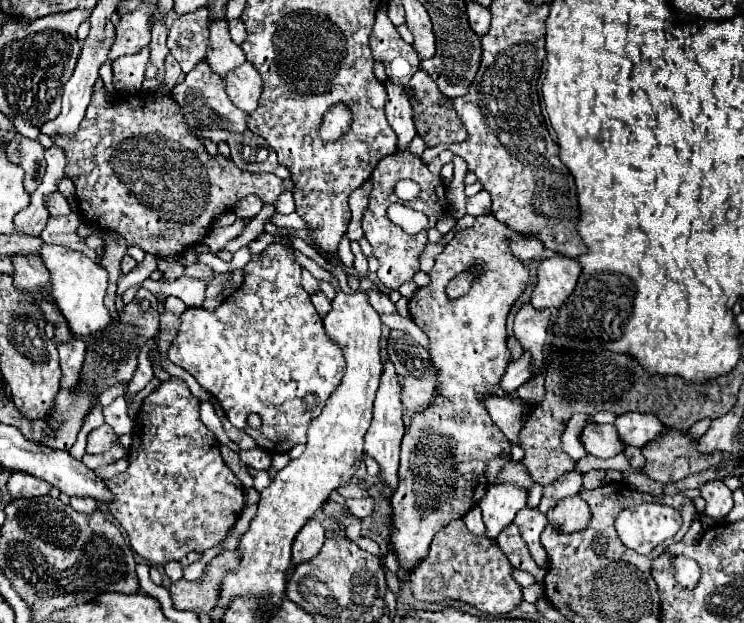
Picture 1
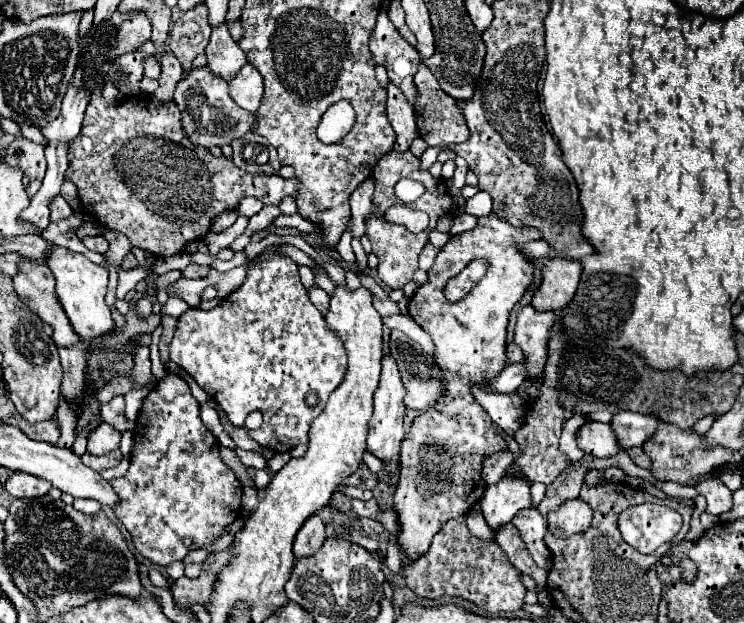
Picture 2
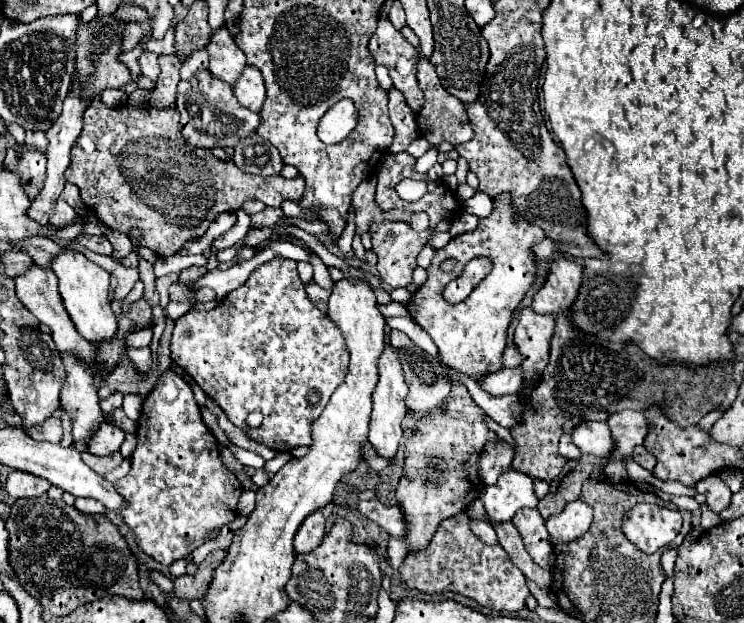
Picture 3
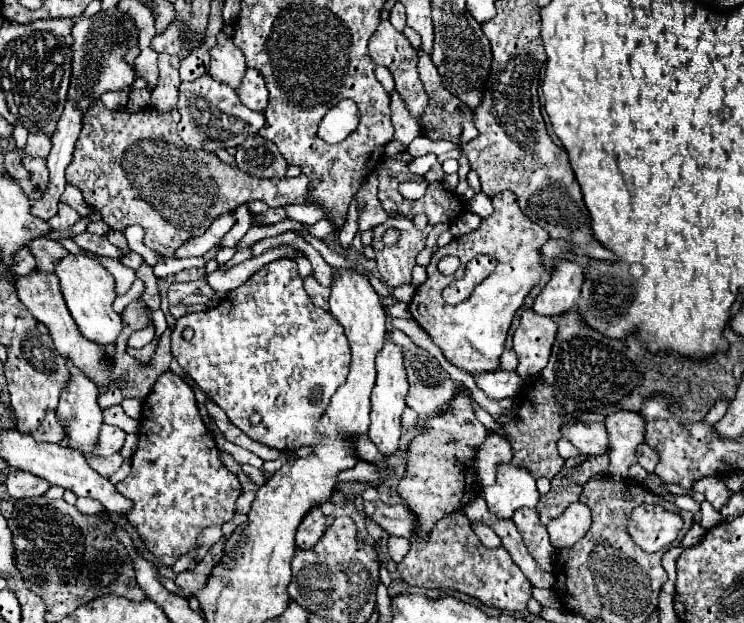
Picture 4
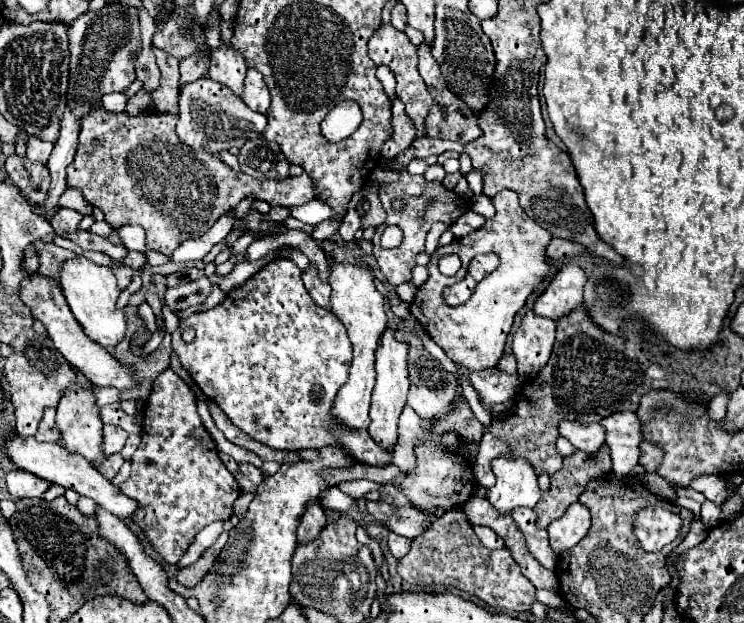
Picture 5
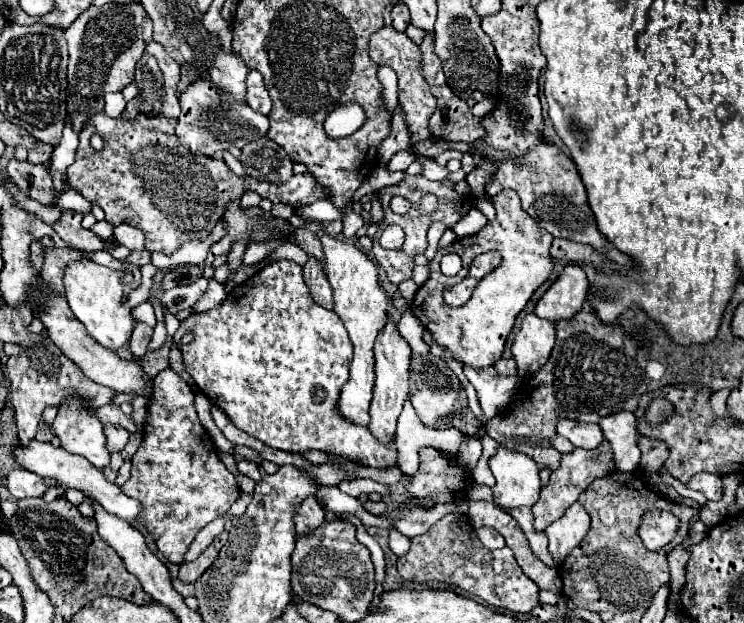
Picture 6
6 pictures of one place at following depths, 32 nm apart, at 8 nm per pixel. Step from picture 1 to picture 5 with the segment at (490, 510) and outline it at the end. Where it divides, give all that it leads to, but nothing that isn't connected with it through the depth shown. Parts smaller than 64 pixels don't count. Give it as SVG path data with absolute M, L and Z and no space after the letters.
M496 458L496 484L488 488L487 500L500 514L512 514L518 506L534 508L540 500L538 476L524 458Z

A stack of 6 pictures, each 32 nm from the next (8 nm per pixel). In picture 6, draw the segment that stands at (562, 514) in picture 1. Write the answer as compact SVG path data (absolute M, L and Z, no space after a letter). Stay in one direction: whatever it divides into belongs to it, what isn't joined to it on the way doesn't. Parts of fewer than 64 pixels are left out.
M572 504L562 518L552 522L546 528L550 540L550 554L556 564L562 564L564 558L576 548L590 528L590 516L582 504Z

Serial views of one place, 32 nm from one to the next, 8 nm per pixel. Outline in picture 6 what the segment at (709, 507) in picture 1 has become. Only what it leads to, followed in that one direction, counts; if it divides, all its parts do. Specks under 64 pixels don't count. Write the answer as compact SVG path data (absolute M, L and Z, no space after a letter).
M708 472L696 474L686 486L702 492L708 500L720 500L722 494L724 494L724 490L722 490L722 478L716 476L716 474L708 474Z

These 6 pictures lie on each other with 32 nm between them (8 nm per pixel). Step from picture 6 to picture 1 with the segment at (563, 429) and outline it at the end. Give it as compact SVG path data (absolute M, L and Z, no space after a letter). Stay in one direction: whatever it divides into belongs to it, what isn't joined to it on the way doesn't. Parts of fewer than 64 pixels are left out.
M588 424L582 432L582 444L588 454L598 458L612 458L624 450L614 424Z

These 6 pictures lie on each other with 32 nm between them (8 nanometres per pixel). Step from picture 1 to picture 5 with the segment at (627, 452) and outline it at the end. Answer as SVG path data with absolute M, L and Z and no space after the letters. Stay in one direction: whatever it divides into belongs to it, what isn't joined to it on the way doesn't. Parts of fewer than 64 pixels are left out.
M642 440L642 444L640 444L640 464L646 468L646 472L654 472L656 466L660 464L662 456L664 454L662 454L660 446L648 444L646 440Z

